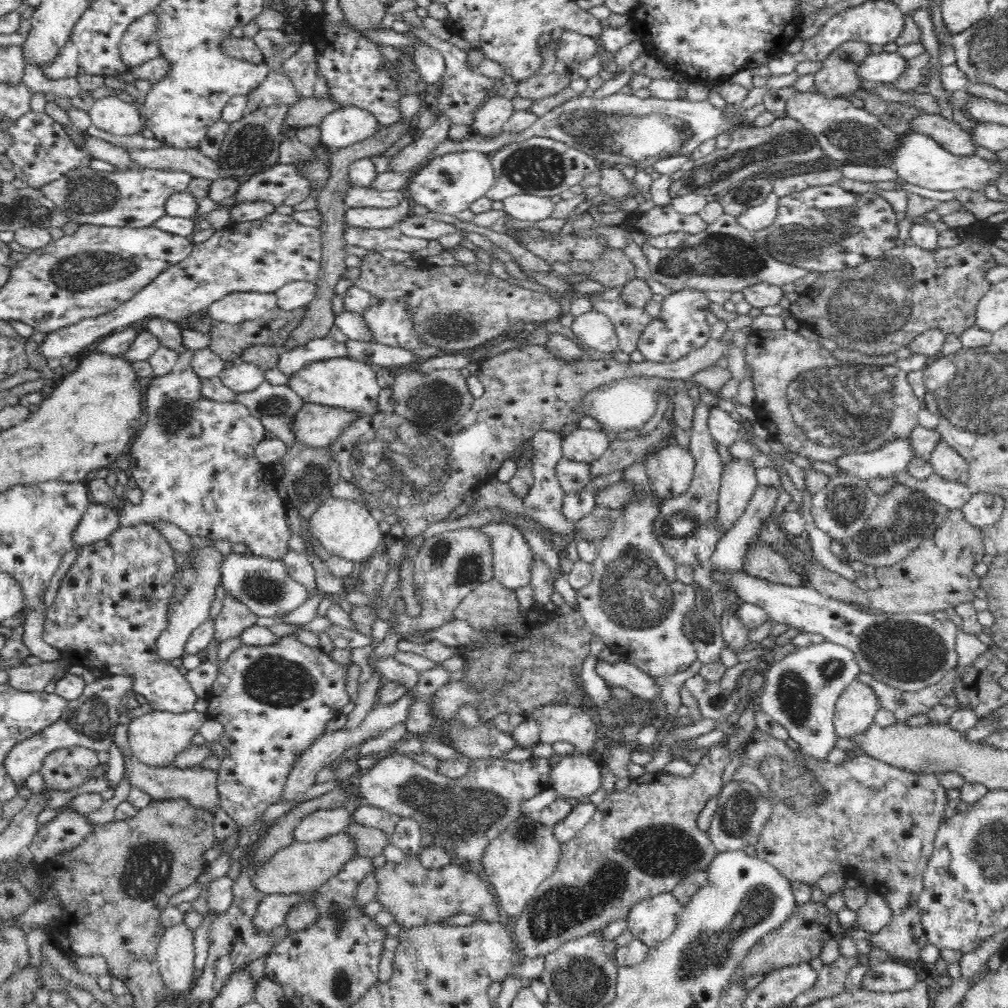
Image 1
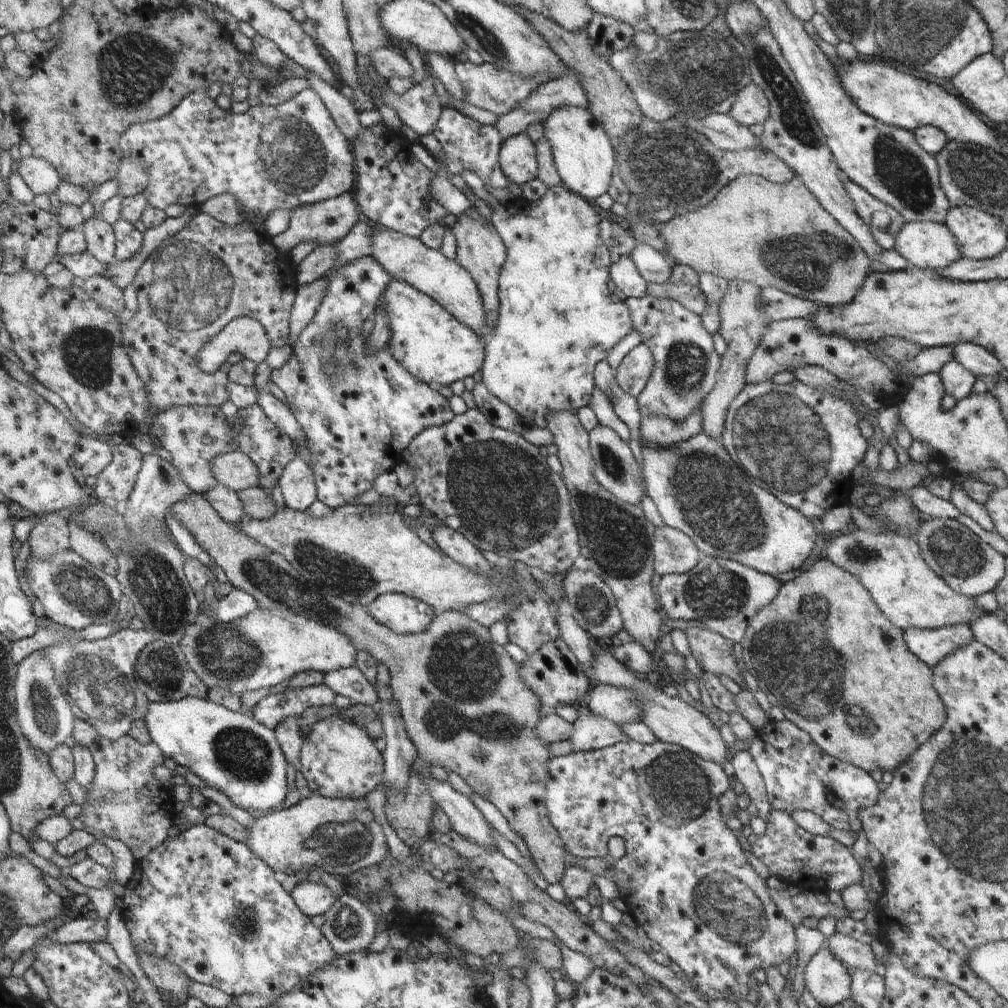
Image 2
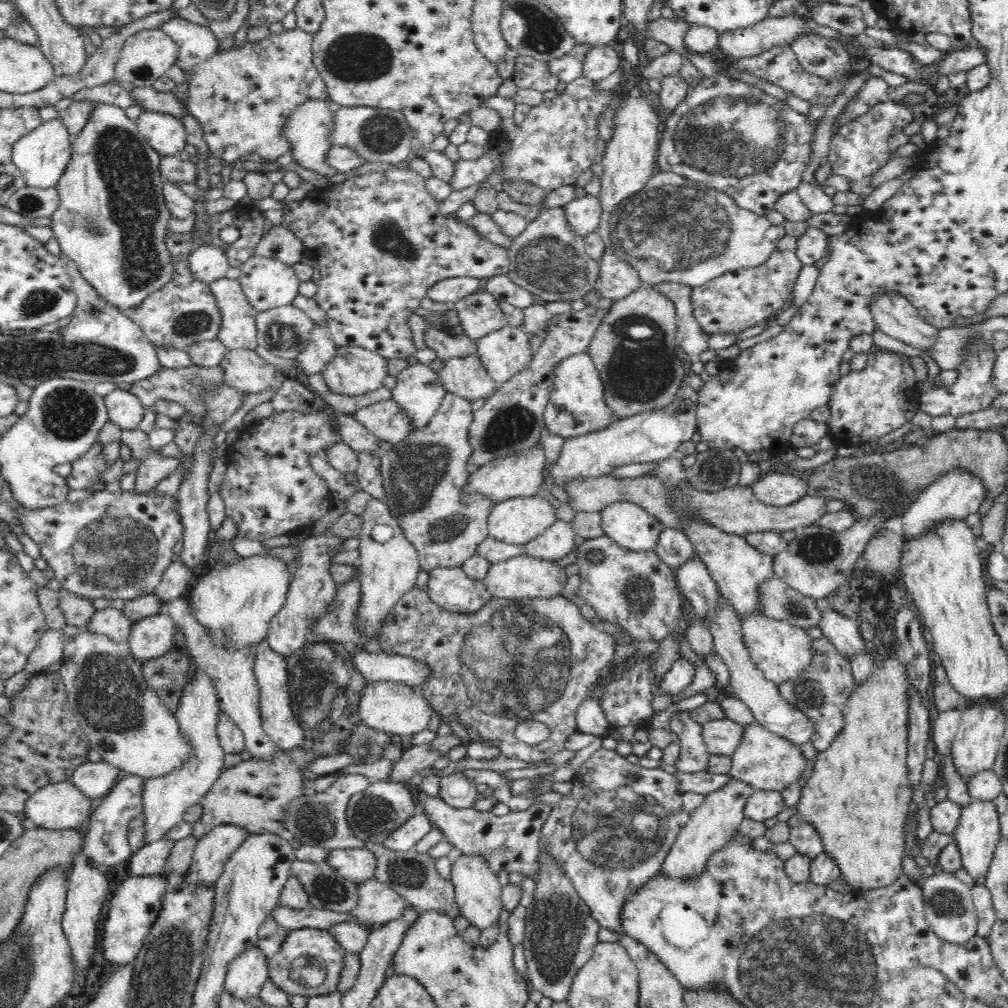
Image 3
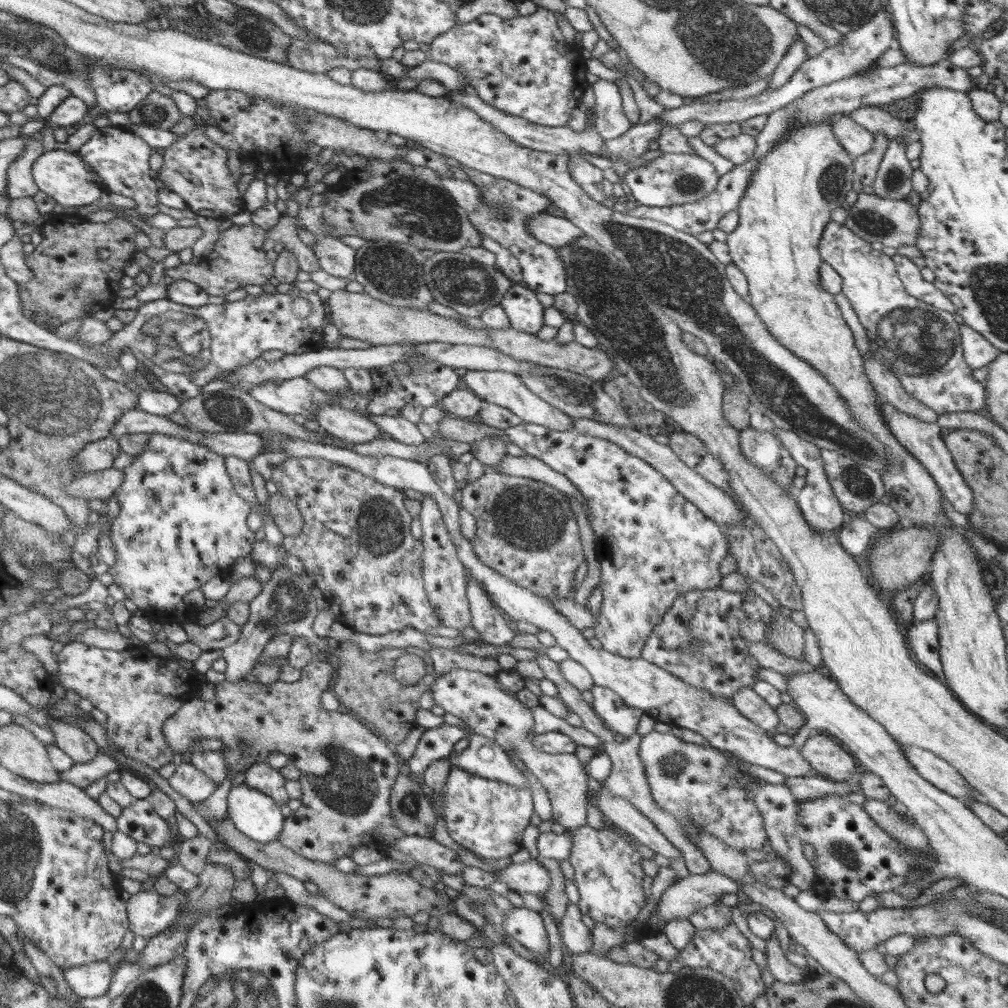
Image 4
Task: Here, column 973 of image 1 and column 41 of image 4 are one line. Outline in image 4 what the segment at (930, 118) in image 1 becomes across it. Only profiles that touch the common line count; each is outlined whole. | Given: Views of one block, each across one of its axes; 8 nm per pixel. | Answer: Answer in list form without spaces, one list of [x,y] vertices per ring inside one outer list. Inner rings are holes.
[[[23,133],[19,137],[24,138],[24,151],[14,159],[14,163],[8,165],[5,198],[9,200],[33,197],[38,193],[39,189],[34,183],[32,170],[45,154],[44,144],[40,139]]]

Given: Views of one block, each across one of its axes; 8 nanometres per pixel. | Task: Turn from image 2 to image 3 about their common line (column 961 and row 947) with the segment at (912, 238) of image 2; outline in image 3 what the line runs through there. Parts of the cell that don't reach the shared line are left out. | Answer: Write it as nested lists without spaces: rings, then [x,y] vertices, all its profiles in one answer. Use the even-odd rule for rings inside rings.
[[[258,946],[236,955],[228,965],[225,990],[240,999],[256,997],[269,979],[267,959]]]

